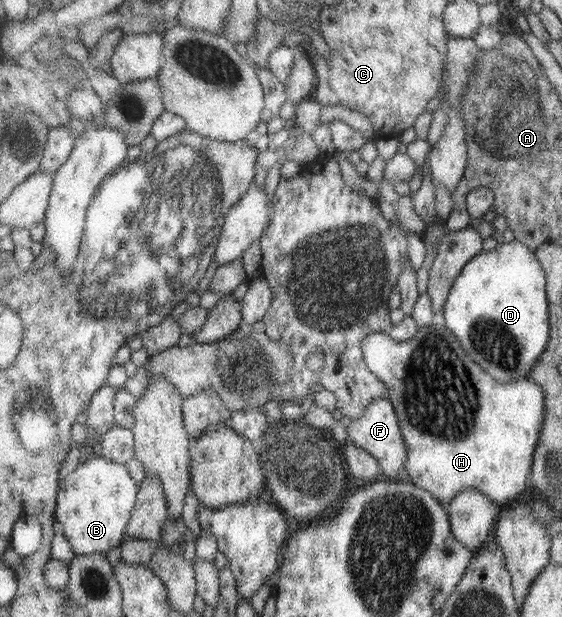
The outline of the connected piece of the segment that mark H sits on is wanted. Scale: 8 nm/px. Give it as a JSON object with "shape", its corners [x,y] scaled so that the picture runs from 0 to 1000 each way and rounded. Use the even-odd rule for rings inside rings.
{"shape":[[[785,522],[751,530],[746,541],[728,554],[706,554],[703,549],[681,540],[657,543],[646,554],[646,571],[655,598],[674,609],[690,626],[690,637],[694,637],[690,645],[698,647],[698,653],[701,653],[705,669],[708,669],[708,677],[712,679],[715,702],[719,702],[721,712],[724,713],[728,739],[722,762],[737,784],[762,794],[762,797],[769,799],[778,809],[783,809],[783,814],[795,818],[833,791],[861,796],[861,801],[868,802],[868,806],[884,817],[915,810],[918,804],[925,804],[925,801],[940,791],[940,778],[945,776],[952,731],[959,723],[961,697],[964,697],[968,674],[972,674],[972,655],[968,655],[972,639],[968,639],[966,627],[961,626],[961,622],[936,611],[929,611],[925,618],[913,618],[904,622],[883,619],[883,613],[875,613],[858,593],[851,593],[851,590],[840,583],[840,577],[822,564],[822,558],[815,554],[815,548]]]}

